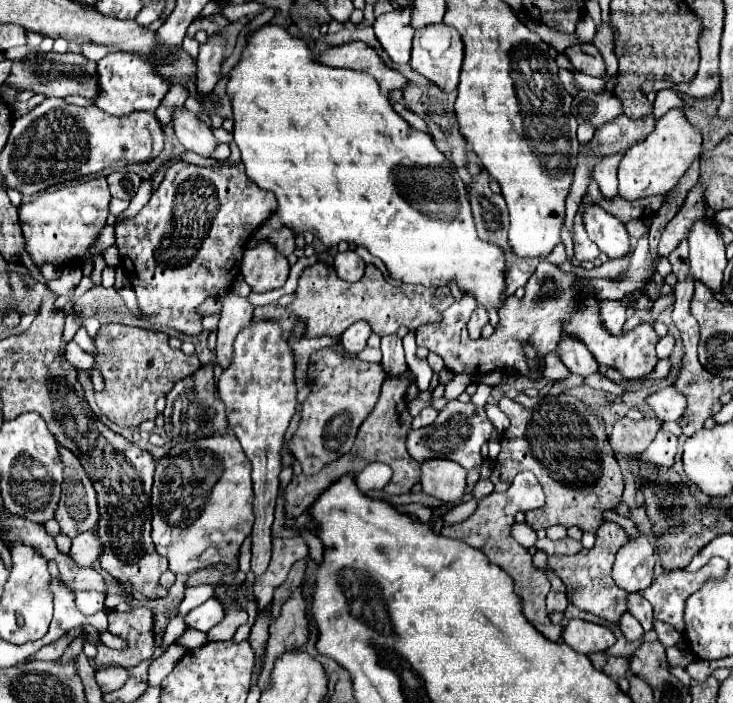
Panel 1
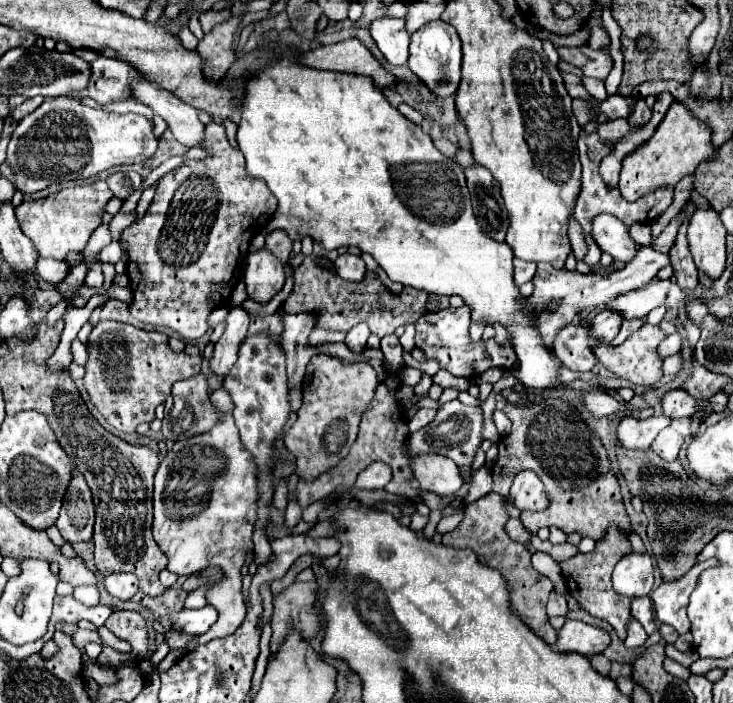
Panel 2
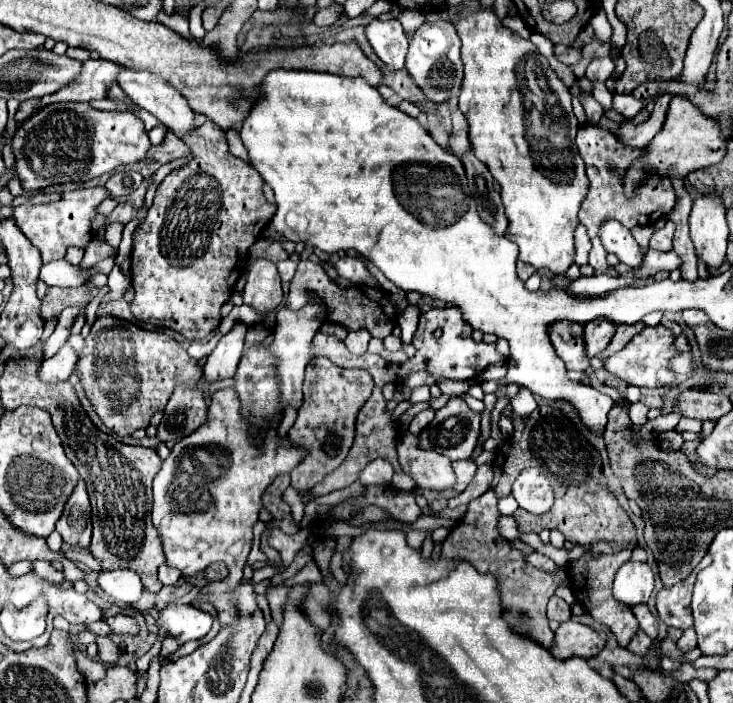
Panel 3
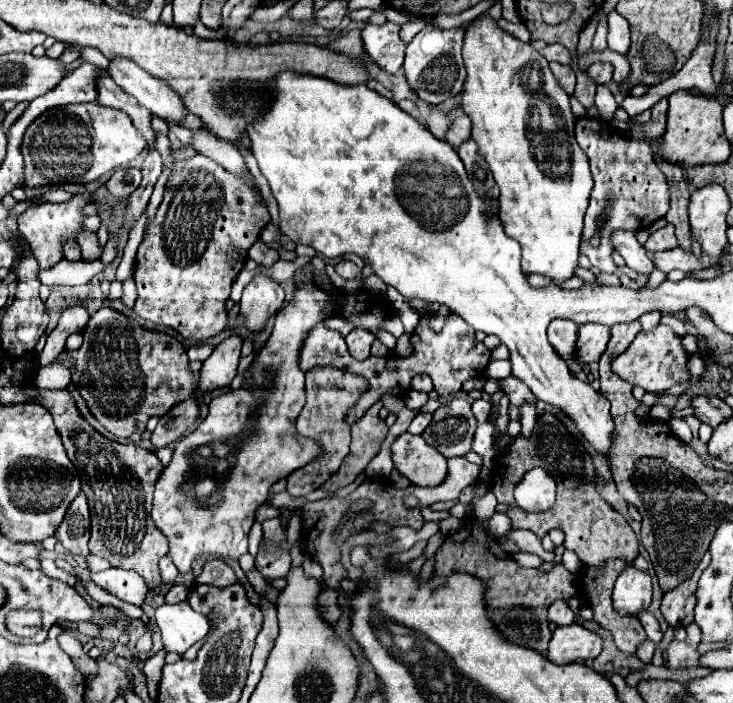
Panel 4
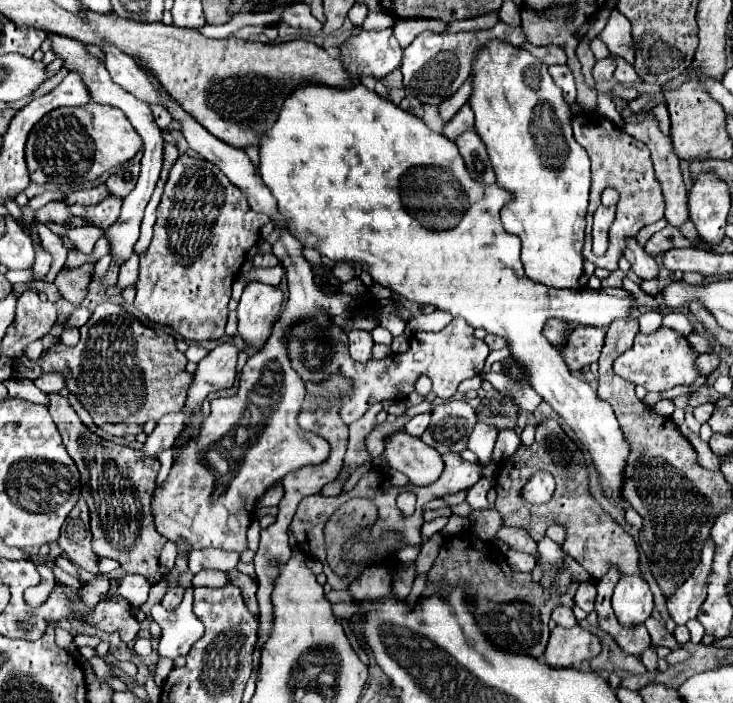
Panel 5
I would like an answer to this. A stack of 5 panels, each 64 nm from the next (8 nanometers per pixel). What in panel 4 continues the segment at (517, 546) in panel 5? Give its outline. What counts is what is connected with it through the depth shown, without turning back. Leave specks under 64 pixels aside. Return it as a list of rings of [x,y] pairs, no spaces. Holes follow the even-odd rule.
[[[510,530],[506,534],[522,552],[532,552],[536,556],[540,556],[542,560],[554,560],[554,552],[544,552],[540,540],[536,538],[534,532],[528,532],[528,530]]]

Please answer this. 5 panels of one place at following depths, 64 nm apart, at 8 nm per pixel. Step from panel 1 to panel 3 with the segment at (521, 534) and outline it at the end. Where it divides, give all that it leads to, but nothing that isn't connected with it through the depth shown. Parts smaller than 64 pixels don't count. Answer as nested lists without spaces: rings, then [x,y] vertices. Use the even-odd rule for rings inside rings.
[[[500,516],[498,518],[498,532],[500,532],[500,536],[502,538],[506,538],[506,540],[514,540],[514,538],[518,538],[518,528],[516,528],[516,522],[512,520],[512,516]]]

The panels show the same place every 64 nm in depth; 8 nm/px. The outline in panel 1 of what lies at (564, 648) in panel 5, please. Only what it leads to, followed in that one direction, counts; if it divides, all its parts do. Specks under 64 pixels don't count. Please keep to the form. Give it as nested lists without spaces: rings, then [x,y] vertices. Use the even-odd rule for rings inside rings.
[[[570,620],[562,632],[562,642],[574,648],[576,652],[592,654],[608,650],[616,642],[616,638],[606,626],[584,620]]]

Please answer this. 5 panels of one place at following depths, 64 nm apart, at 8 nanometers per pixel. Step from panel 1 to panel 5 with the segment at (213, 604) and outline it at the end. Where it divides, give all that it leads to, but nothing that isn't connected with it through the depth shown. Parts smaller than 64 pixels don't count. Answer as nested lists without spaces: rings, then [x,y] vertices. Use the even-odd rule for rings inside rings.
[[[186,592],[182,604],[176,608],[176,612],[164,610],[160,604],[152,606],[152,618],[164,626],[158,654],[160,658],[176,658],[186,656],[192,644],[204,634],[204,626],[192,612],[192,594]]]

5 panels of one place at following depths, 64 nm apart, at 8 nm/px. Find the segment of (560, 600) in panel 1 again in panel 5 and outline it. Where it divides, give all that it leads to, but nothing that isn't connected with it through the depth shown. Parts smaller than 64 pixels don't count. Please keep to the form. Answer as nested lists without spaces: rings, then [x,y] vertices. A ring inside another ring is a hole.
[[[556,606],[556,608],[554,608],[554,612],[552,612],[552,620],[554,620],[556,624],[564,626],[564,628],[572,628],[572,626],[578,624],[574,612],[572,612],[570,608],[564,608],[564,606]]]

